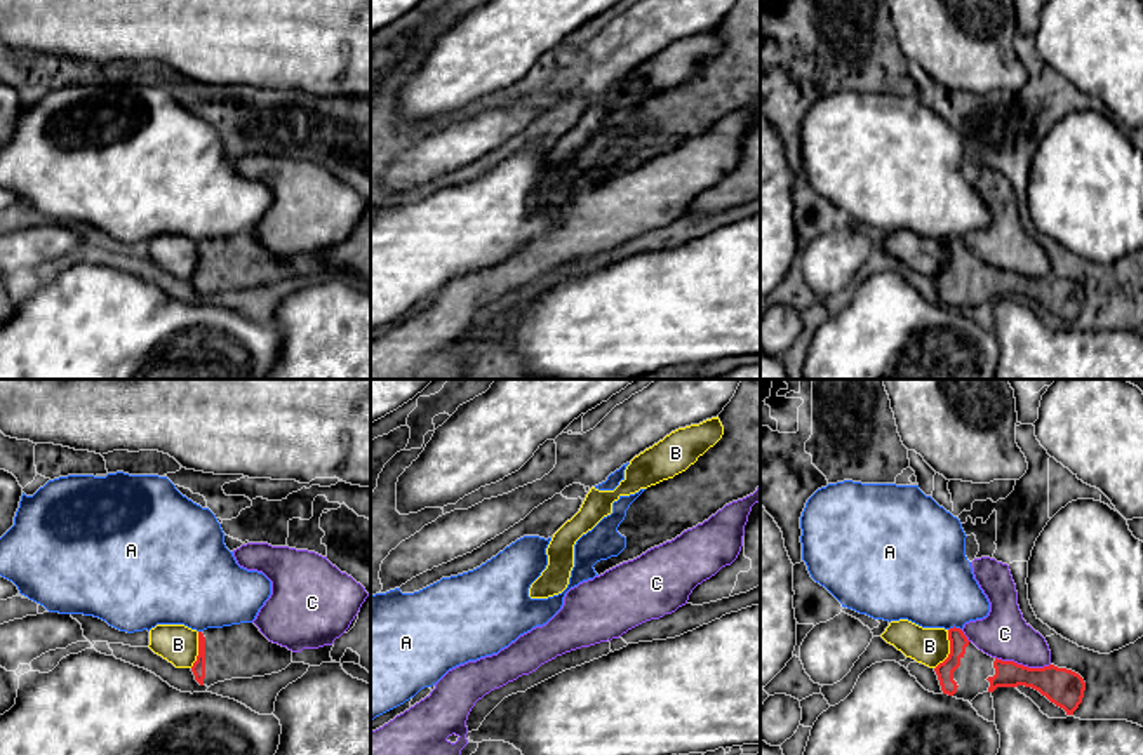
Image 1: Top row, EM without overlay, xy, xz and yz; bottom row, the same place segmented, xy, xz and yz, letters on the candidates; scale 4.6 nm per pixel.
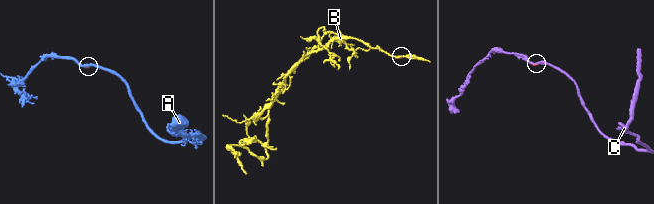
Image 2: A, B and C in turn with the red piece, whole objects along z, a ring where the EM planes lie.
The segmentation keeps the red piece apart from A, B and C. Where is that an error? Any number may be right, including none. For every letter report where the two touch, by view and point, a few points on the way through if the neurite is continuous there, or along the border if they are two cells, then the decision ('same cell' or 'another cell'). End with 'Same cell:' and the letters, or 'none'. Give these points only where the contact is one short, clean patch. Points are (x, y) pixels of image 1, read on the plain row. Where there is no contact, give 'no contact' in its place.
A: contact yz (954, 237); border yz (961, 239), (952, 237), (949, 240); another cell
B: contact yz (950, 260); another cell
C: contact yz (1022, 275); another cell
Same cell: none

